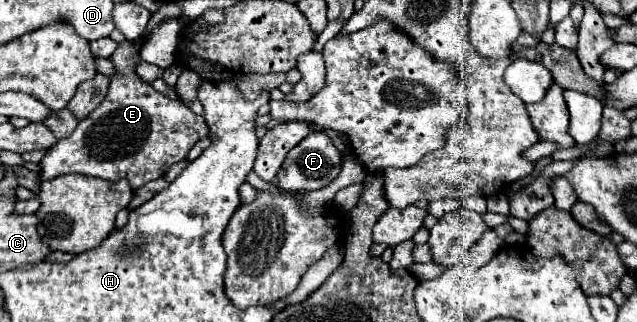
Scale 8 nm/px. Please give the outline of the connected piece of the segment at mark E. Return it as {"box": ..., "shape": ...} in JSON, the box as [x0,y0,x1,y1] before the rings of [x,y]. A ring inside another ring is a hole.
{"box":[41,40,209,190],"shape":[[[129,40],[117,46],[111,60],[117,68],[117,76],[111,80],[105,102],[101,102],[85,122],[79,122],[69,138],[59,140],[49,148],[47,156],[41,160],[43,180],[77,172],[109,182],[125,178],[137,190],[143,184],[165,176],[171,164],[185,160],[193,144],[207,136],[209,130],[203,116],[193,114],[179,100],[171,100],[153,90],[135,74],[135,64],[141,58],[129,50]],[[121,136],[125,138],[125,144],[121,144]]]}

